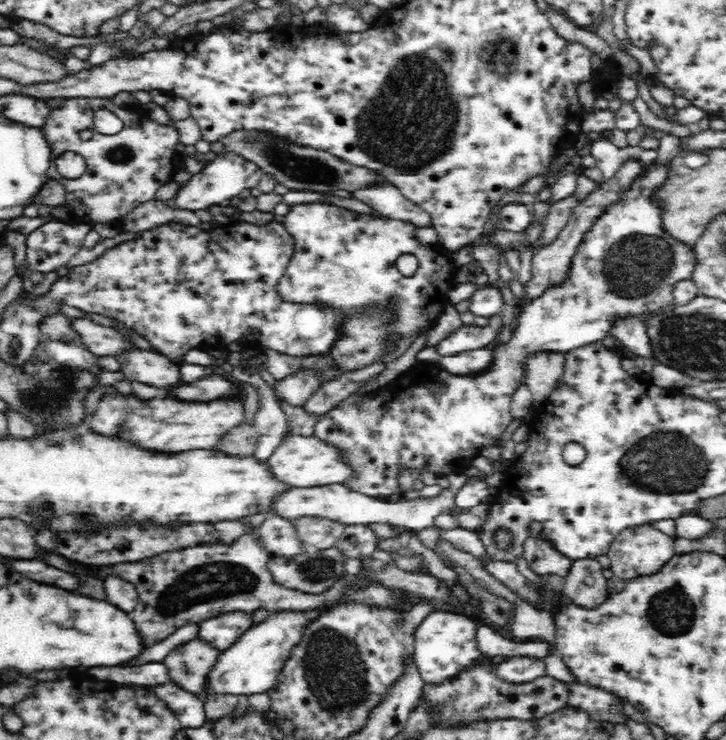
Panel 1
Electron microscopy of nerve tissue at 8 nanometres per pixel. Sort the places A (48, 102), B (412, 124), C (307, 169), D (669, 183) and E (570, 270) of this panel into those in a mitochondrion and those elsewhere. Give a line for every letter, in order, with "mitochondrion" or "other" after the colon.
A: other
B: mitochondrion
C: mitochondrion
D: other
E: other

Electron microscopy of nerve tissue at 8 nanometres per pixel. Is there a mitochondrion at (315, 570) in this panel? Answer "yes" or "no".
yes

